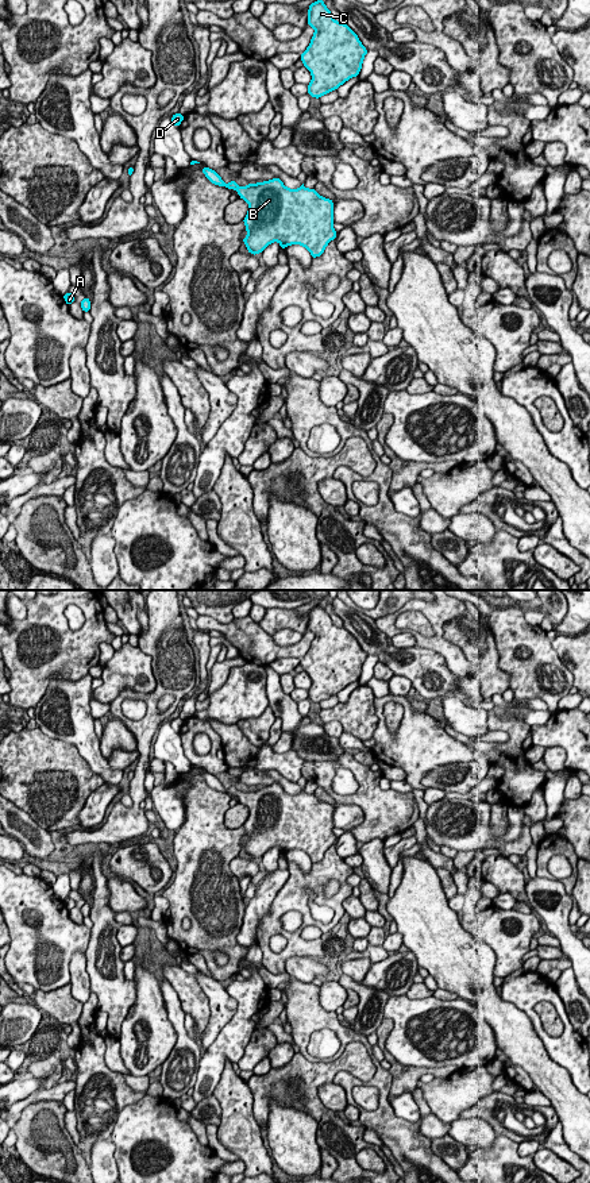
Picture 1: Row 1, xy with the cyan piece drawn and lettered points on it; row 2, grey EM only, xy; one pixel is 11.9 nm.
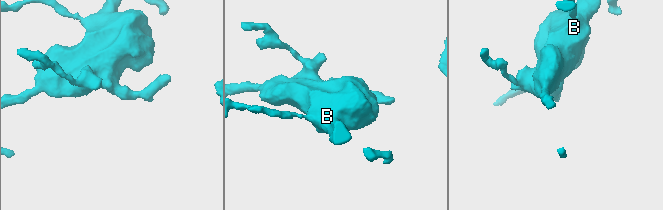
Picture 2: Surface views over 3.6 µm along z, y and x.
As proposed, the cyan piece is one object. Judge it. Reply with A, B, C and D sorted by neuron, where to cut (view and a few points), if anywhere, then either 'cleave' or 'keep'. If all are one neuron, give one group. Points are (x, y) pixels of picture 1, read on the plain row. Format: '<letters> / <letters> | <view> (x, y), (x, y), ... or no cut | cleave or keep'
A B C D | no cut | keep

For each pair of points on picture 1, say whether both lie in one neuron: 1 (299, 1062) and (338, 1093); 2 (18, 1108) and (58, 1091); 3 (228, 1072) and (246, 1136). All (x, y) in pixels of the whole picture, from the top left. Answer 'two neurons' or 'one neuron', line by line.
1: two neurons
2: one neuron
3: one neuron

